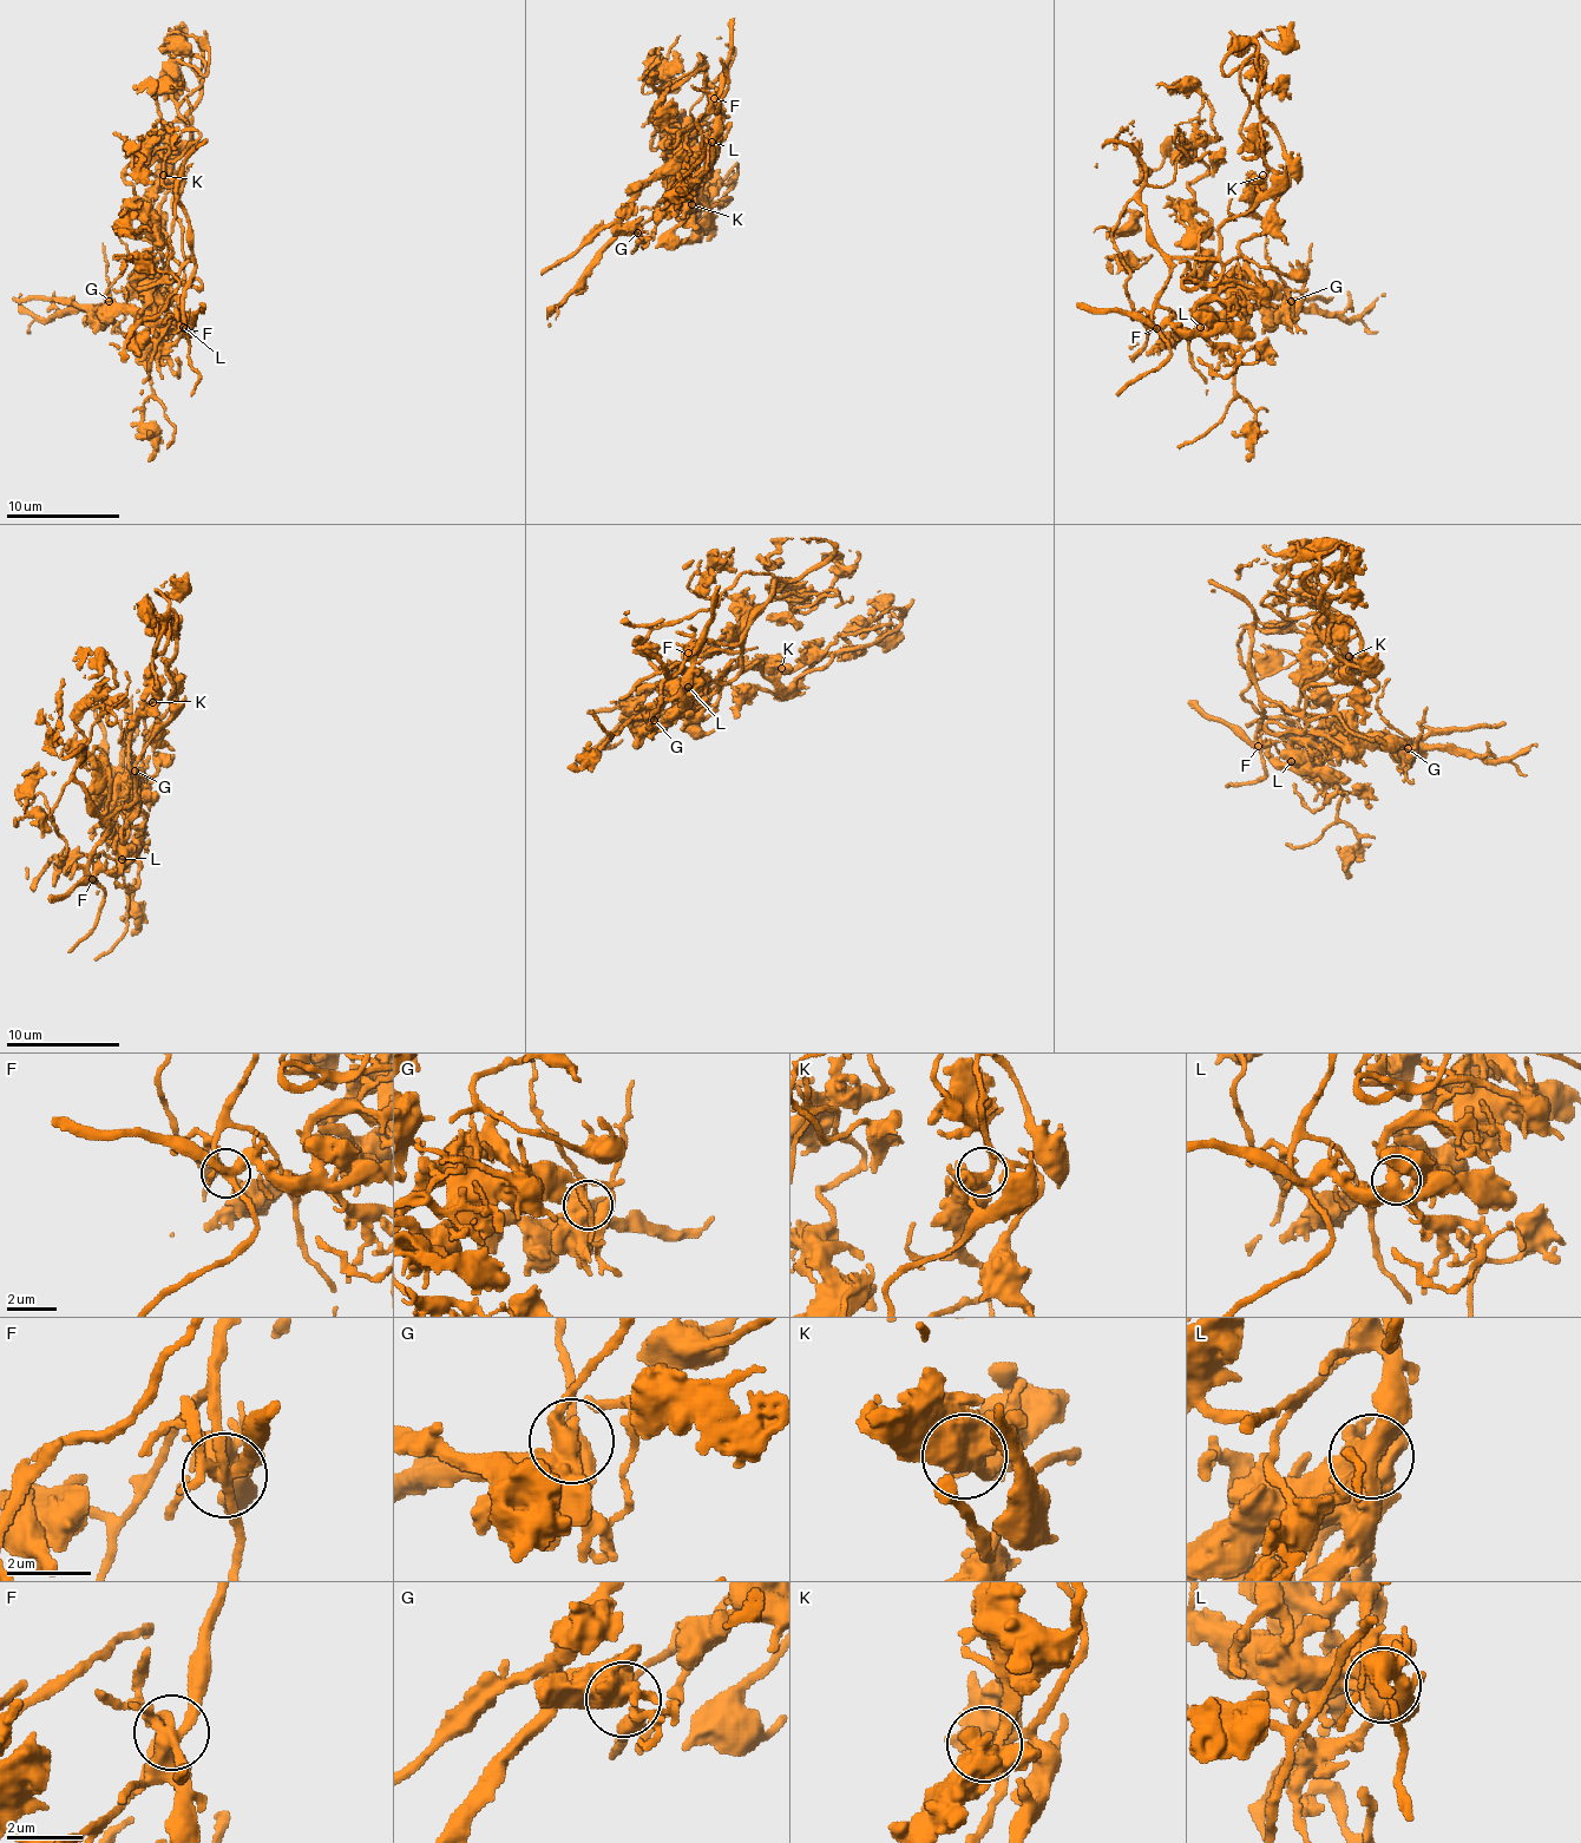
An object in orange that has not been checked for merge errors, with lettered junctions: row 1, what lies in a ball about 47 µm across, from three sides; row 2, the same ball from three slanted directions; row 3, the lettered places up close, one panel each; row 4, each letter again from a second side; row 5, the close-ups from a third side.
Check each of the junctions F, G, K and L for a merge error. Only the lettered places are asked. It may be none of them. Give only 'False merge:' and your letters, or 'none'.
False merge: F

